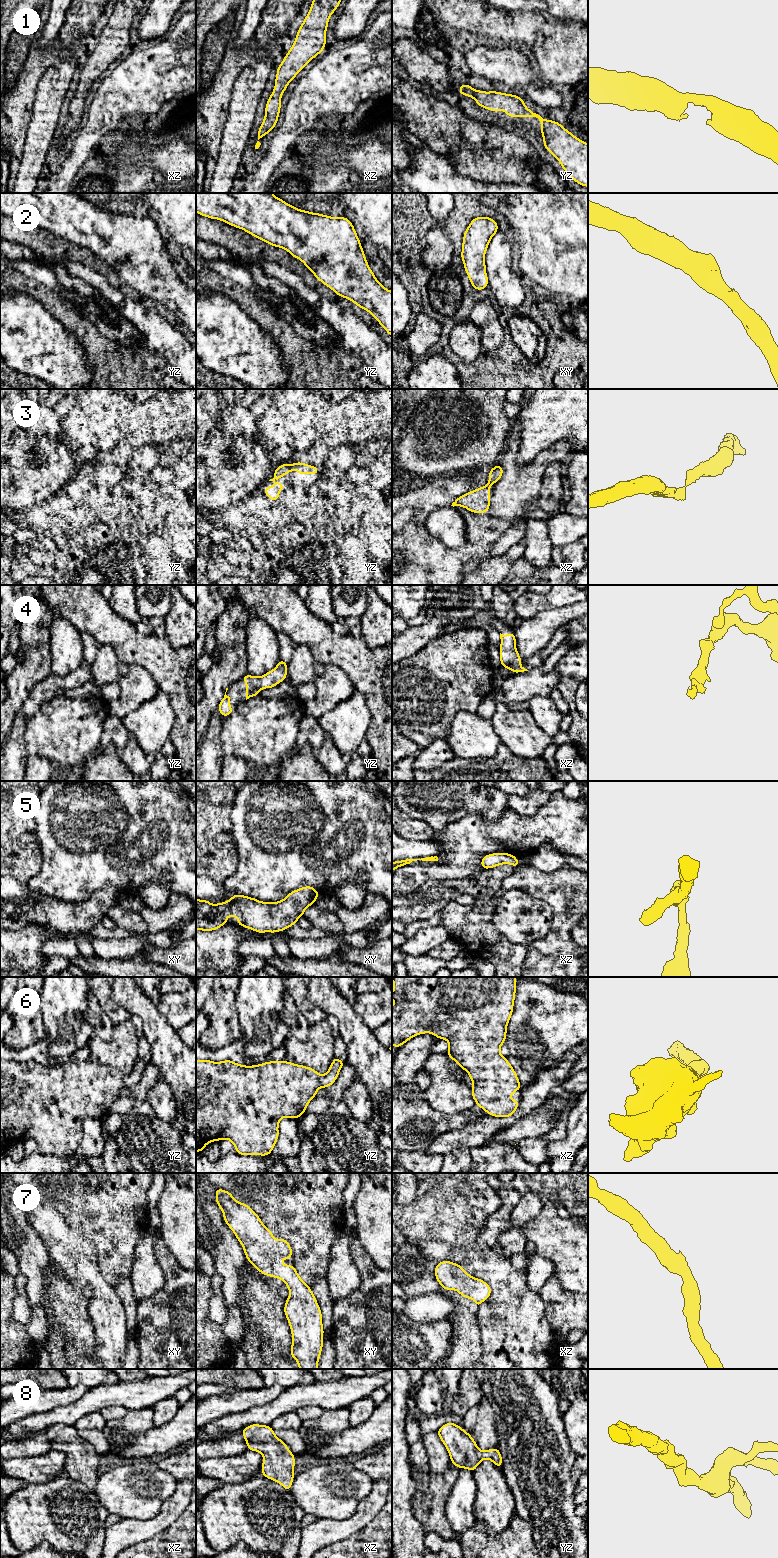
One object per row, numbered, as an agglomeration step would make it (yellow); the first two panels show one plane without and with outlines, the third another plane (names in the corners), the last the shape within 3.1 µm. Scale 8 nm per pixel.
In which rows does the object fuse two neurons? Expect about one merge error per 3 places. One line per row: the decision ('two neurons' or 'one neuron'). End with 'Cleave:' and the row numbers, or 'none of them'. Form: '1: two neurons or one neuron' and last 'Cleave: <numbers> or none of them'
1: one neuron
2: one neuron
3: two neurons
4: one neuron
5: one neuron
6: one neuron
7: one neuron
8: one neuron
Cleave: 3

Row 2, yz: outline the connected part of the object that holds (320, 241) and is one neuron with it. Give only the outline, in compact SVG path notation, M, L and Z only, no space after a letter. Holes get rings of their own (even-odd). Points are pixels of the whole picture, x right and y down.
M196 193L196 212L240 228L258 239L287 250L301 260L315 277L332 289L337 296L354 302L372 314L392 336L392 291L383 287L371 271L353 224L346 217L330 217L300 210L277 198L273 193Z

